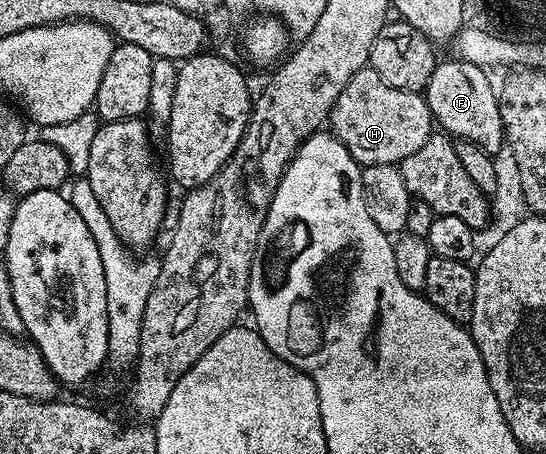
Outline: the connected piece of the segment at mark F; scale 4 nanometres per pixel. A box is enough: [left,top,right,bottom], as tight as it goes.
[424,60,504,156]

